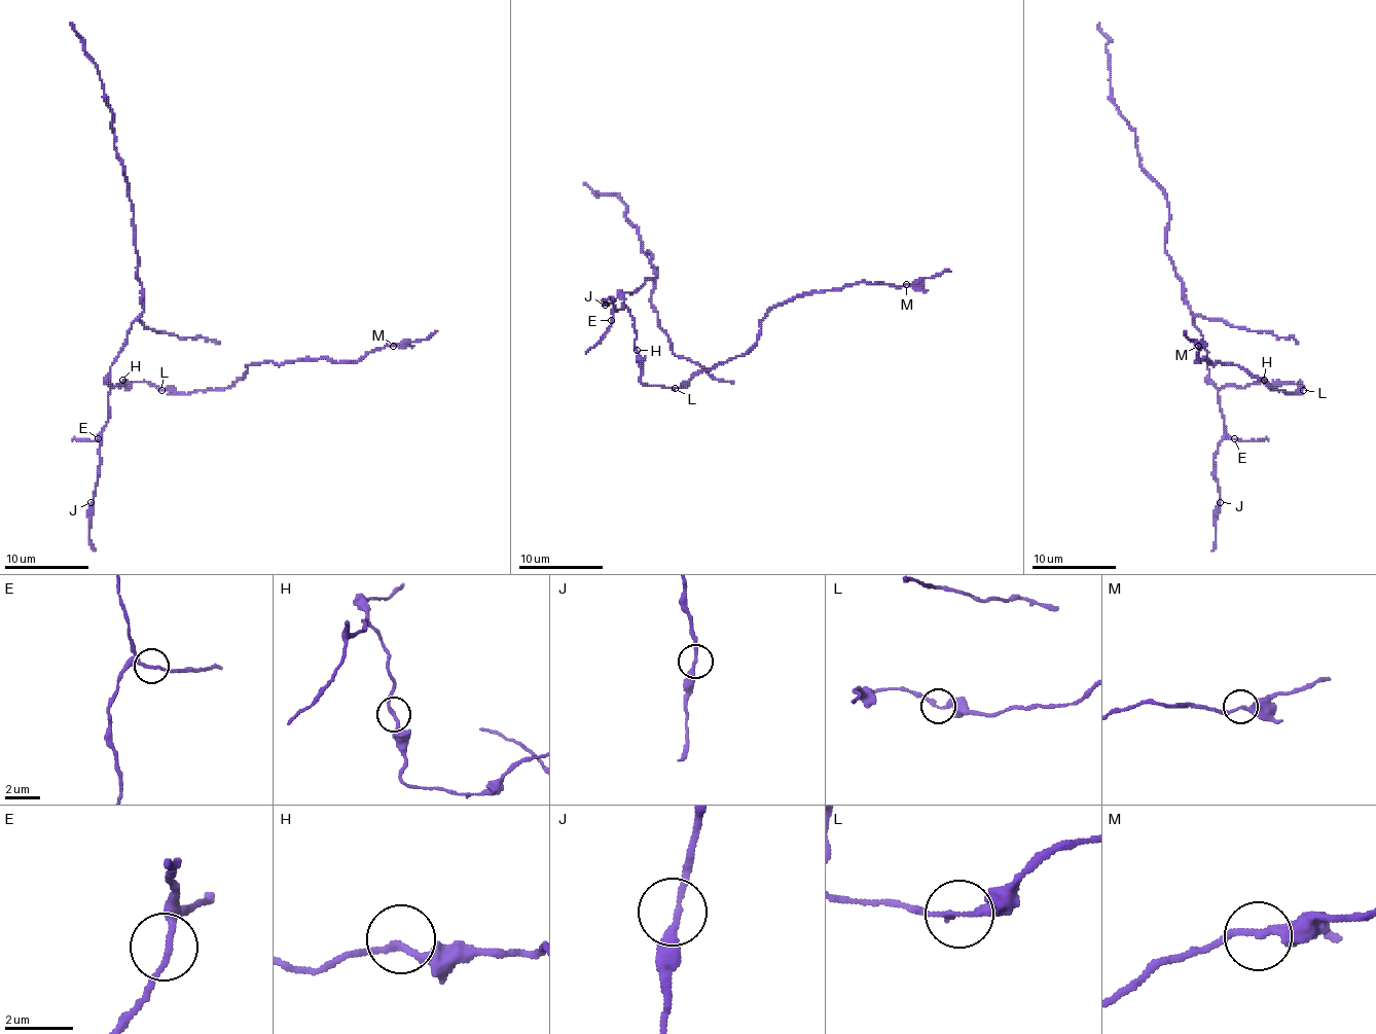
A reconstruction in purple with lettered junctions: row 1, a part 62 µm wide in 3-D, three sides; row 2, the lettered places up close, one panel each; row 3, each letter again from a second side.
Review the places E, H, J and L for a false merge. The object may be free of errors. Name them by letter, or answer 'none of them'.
L

